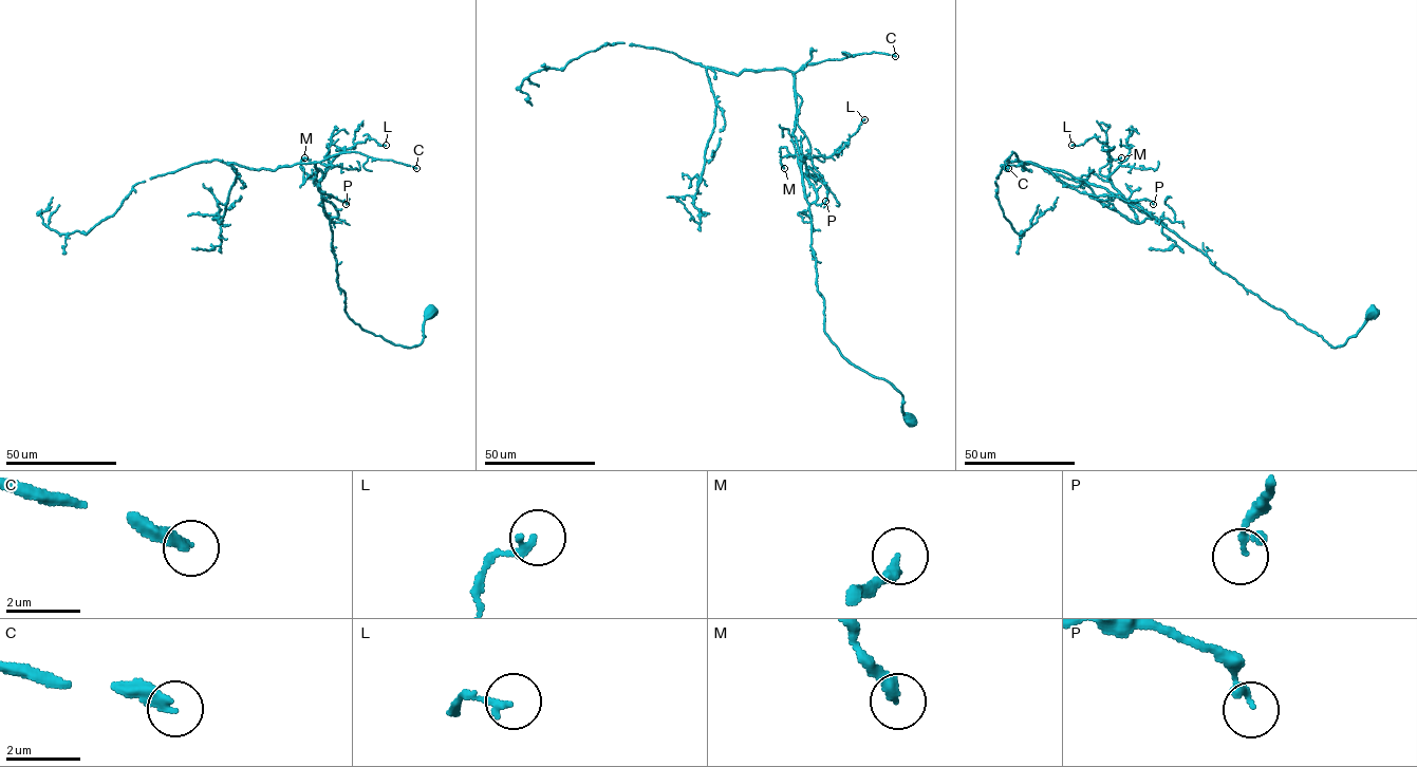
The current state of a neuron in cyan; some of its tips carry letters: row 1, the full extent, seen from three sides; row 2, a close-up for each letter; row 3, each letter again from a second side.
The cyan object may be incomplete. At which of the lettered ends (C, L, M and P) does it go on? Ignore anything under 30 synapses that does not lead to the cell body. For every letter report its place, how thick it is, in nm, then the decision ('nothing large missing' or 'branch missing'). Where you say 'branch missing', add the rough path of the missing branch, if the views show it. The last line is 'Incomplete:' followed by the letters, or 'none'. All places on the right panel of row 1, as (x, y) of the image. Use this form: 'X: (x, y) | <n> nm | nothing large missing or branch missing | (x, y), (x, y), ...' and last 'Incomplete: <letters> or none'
C: (1008, 168) | 340 nm | branch missing | (1008, 168), (1020, 197), (1018, 220), (1049, 186)
L: (1071, 145) | 200 nm | nothing large missing
M: (1121, 157) | 300 nm | nothing large missing
P: (1153, 204) | 220 nm | nothing large missing
Incomplete: C

